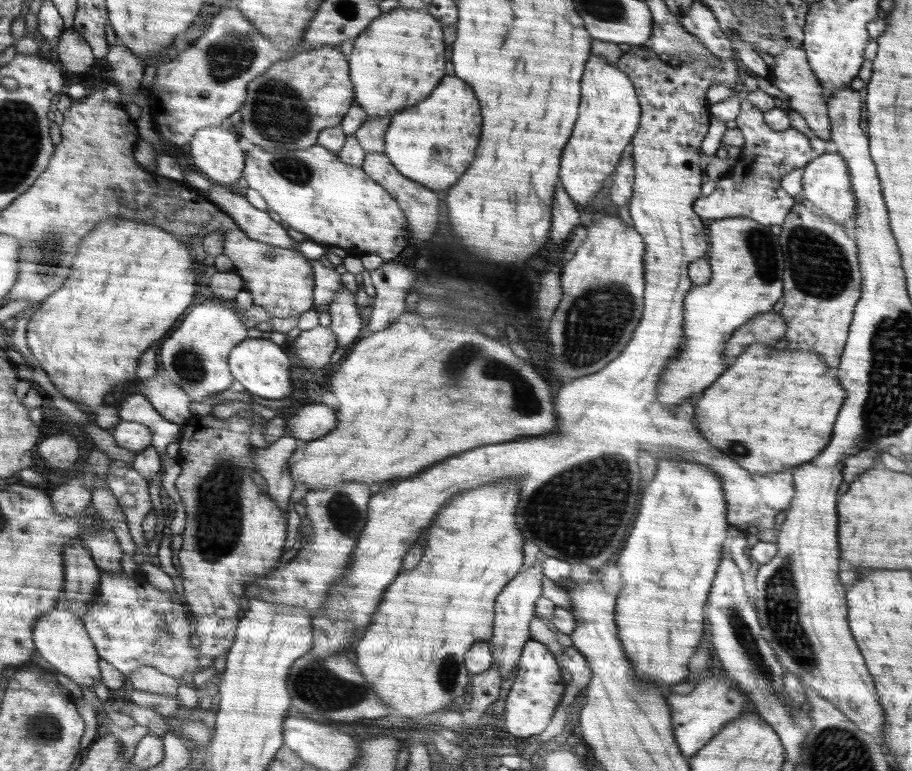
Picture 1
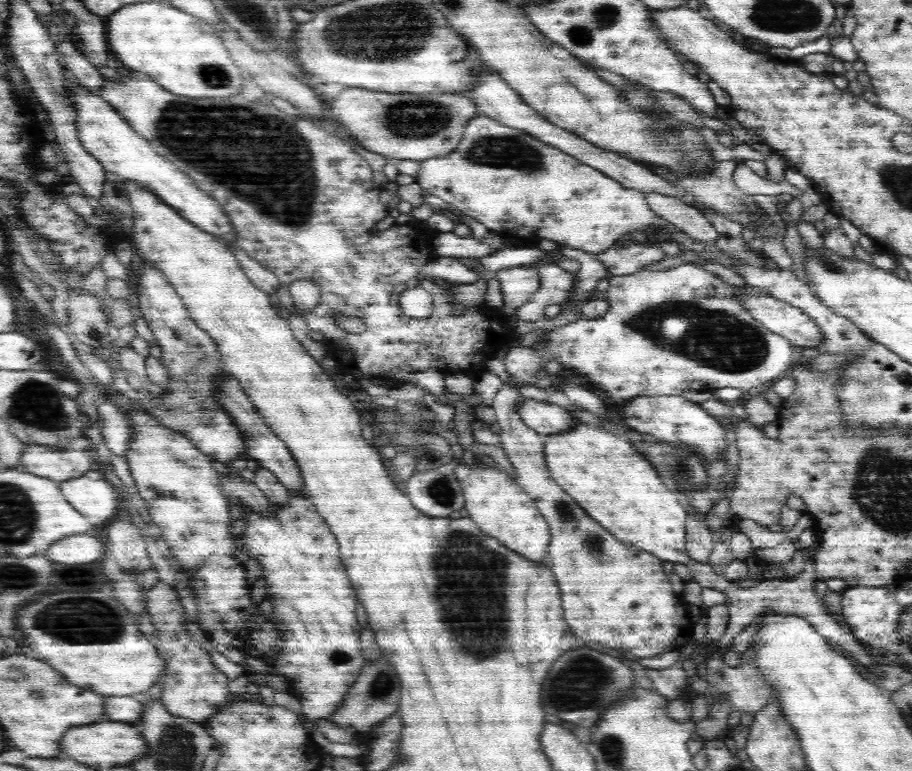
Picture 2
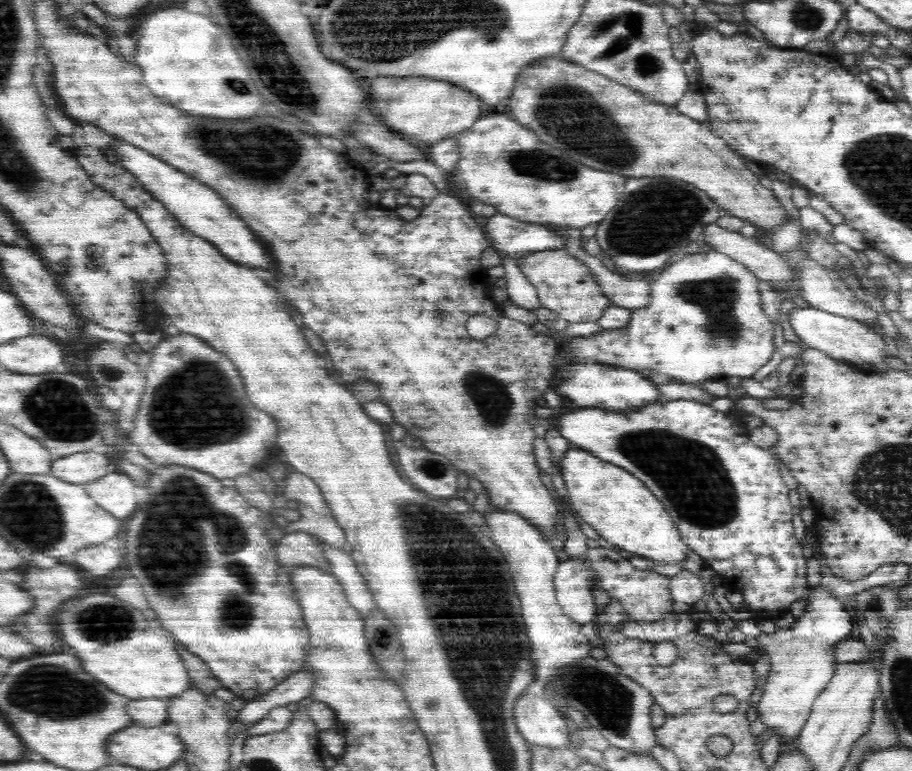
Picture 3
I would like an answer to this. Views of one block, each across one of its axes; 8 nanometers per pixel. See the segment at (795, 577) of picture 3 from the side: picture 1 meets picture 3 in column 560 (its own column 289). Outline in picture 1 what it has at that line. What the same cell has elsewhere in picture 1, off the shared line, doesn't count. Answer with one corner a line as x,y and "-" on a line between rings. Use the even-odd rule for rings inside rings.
324,400
319,404
309,403
302,406
293,415
286,416
286,419
285,434
291,434
300,442
306,443
328,435
337,426
334,410
332,406
324,406

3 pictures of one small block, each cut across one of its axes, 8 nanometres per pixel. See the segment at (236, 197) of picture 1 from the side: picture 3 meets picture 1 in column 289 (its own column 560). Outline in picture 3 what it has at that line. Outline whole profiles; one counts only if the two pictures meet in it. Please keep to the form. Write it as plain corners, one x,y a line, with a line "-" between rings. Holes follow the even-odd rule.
494,214
486,225
490,246
502,256
562,249
566,236
558,236
542,224
531,224
506,214

